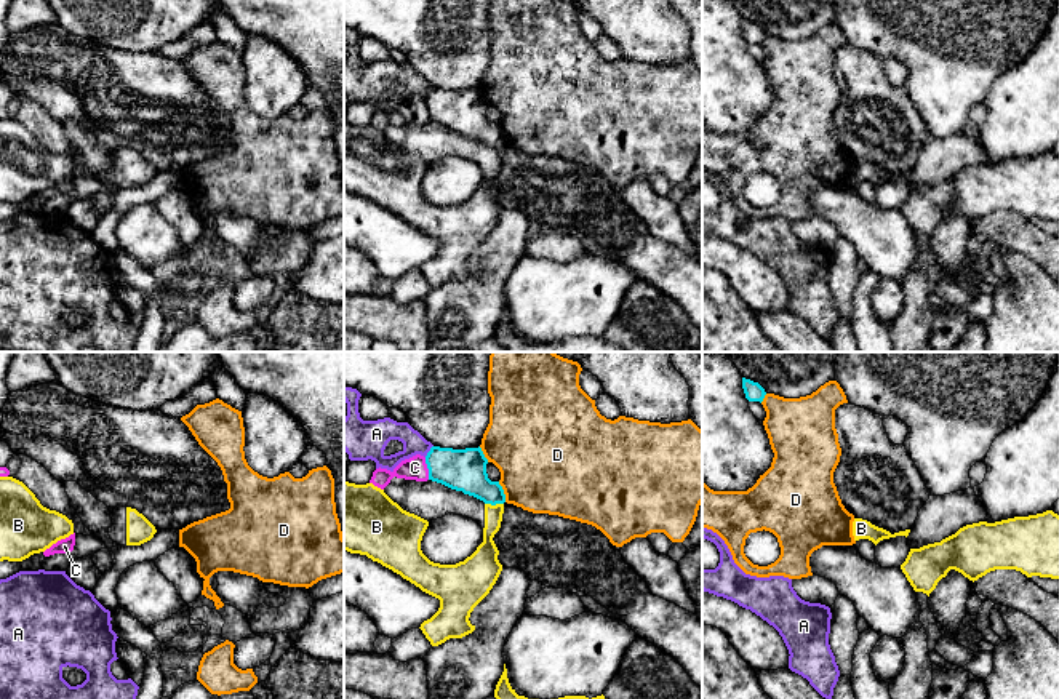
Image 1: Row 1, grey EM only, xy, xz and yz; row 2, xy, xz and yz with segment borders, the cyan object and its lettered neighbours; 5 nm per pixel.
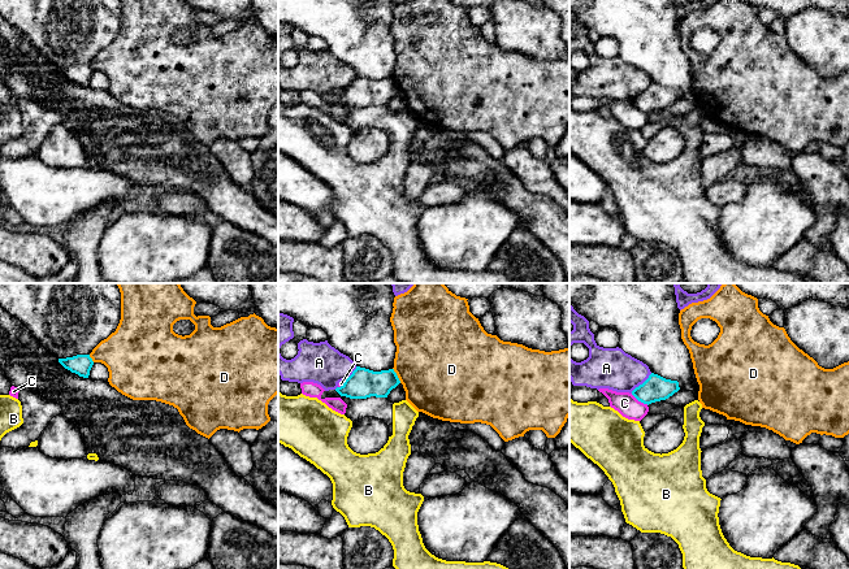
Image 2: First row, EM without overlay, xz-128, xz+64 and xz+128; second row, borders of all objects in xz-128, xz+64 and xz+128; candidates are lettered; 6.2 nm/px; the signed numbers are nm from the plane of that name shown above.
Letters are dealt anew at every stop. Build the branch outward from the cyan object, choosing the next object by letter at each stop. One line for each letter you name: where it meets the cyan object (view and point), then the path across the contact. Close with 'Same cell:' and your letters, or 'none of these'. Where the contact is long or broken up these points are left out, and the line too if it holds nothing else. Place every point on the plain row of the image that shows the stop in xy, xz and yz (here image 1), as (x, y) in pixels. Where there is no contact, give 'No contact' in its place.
Same cell: none of these

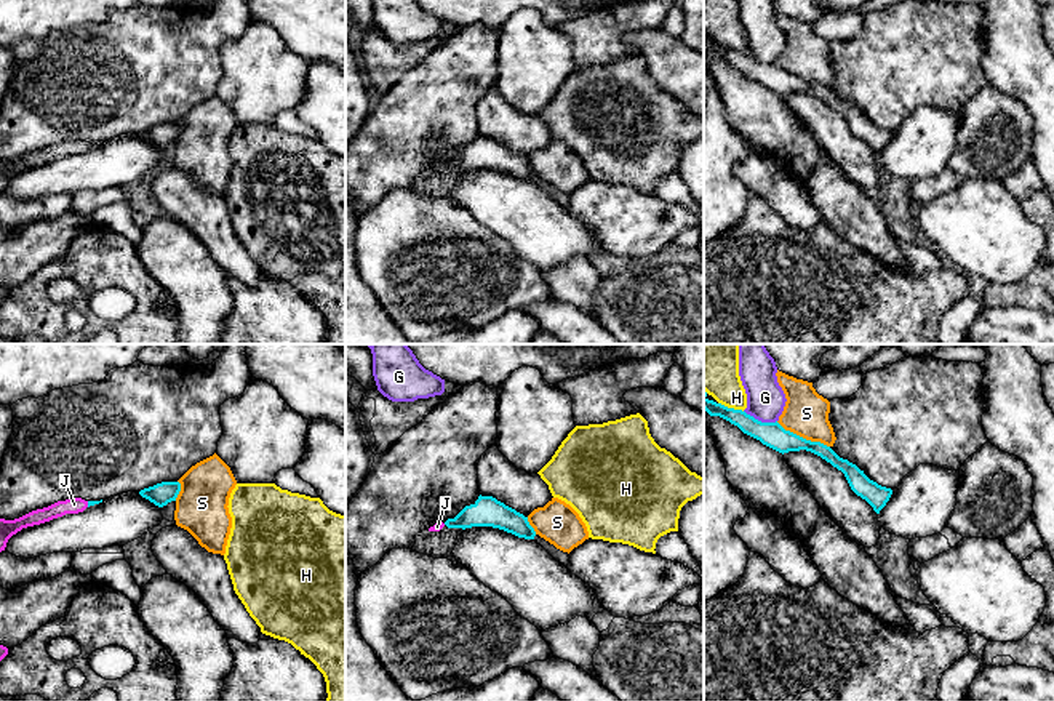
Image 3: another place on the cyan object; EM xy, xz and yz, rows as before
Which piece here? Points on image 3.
J: Touches cyan at xy (88, 146). Path across: xy (90, 144), (88, 146), (74, 146)
Same cell: J

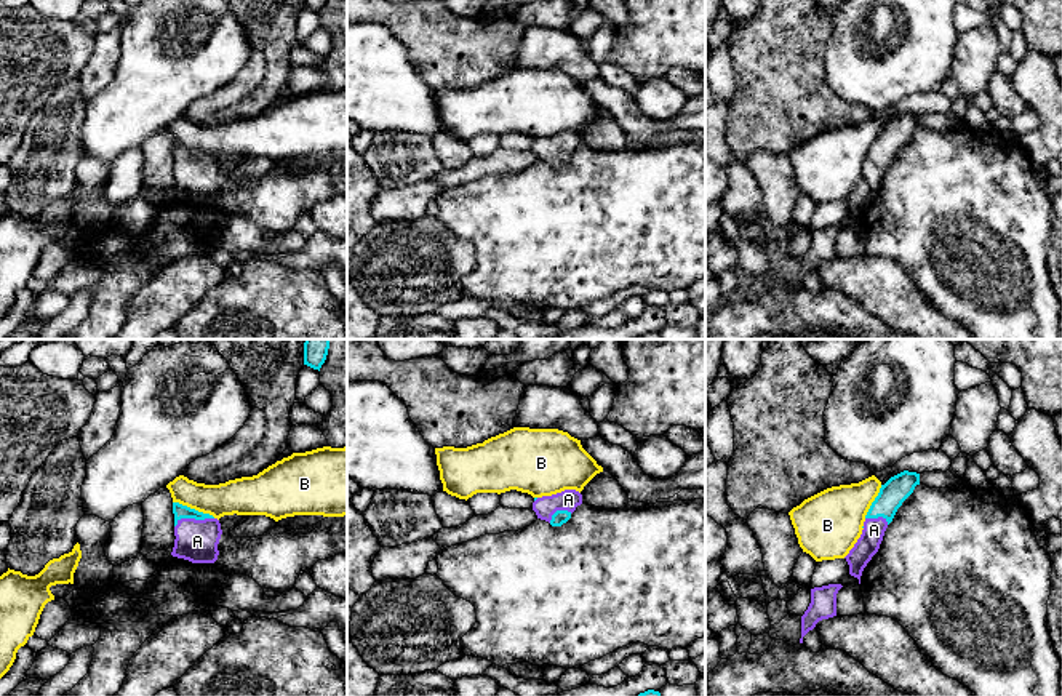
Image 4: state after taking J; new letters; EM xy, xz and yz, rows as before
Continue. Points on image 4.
A: Touches cyan at xy (192, 159). Path across: xy (179, 152), (192, 159), (197, 183)
Same cell: A

